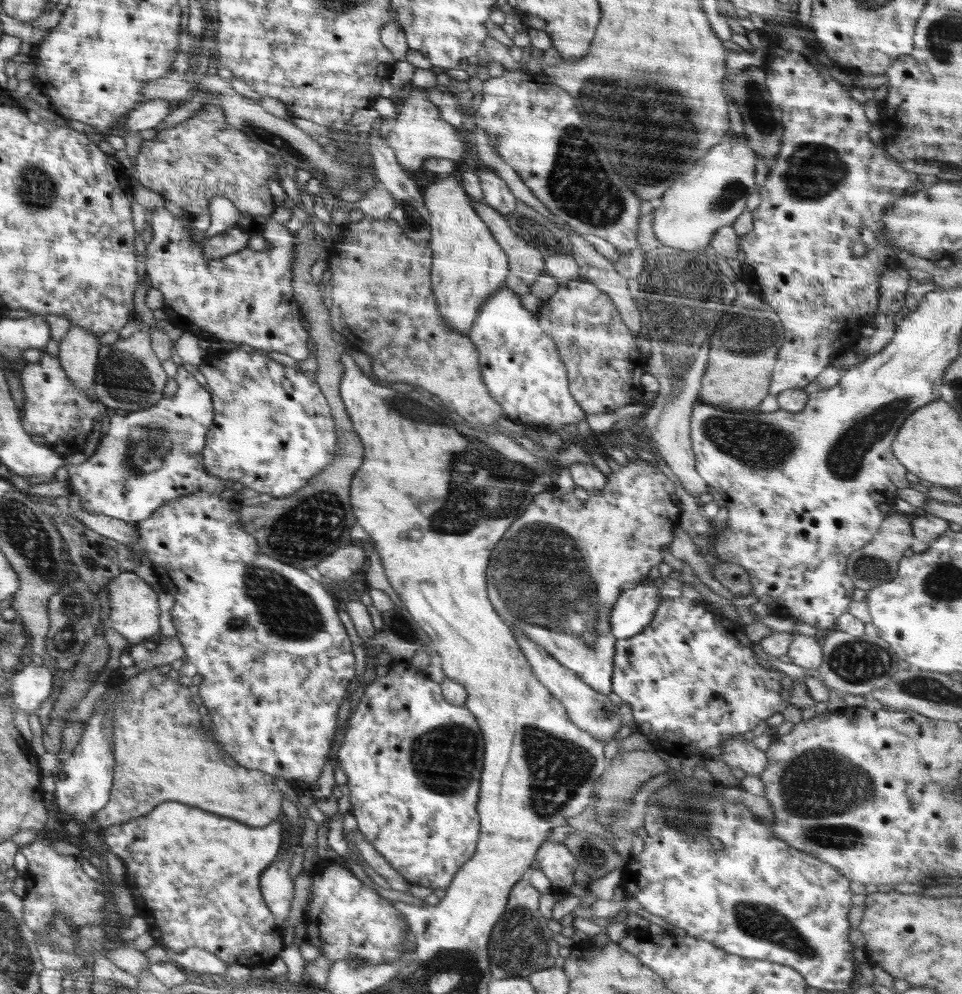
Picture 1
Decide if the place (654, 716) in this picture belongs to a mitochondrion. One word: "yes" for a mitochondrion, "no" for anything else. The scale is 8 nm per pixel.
no

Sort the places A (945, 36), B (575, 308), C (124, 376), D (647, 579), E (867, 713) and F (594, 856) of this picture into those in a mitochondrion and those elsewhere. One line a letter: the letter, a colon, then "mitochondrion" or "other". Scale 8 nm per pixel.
A: mitochondrion
B: other
C: mitochondrion
D: other
E: other
F: mitochondrion

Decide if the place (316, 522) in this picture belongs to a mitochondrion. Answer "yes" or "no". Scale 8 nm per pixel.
yes

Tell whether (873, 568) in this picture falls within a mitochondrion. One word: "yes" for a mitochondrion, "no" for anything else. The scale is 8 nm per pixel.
yes

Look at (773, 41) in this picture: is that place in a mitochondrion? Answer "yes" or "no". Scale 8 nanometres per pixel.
no

